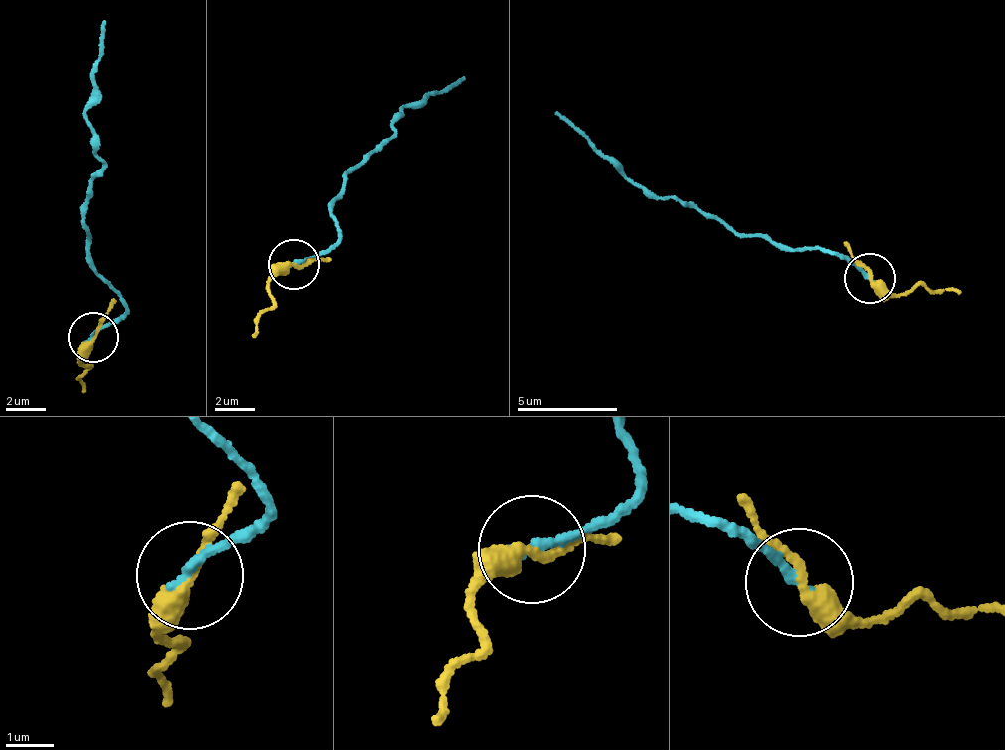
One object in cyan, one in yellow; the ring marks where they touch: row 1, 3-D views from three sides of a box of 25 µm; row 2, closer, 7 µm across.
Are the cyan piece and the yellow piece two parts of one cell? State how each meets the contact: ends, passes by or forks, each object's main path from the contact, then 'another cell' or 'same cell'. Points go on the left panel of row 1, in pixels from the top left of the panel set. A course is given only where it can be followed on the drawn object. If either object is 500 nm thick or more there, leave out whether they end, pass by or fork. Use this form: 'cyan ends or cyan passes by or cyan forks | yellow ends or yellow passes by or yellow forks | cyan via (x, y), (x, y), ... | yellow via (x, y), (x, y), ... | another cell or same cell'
cyan ends | yellow passes by | cyan via (91, 336), (126, 304), (98, 274), (81, 221), (99, 160), (85, 106), (103, 19) | yellow via (91, 336), (81, 360), (82, 391) | another cell

